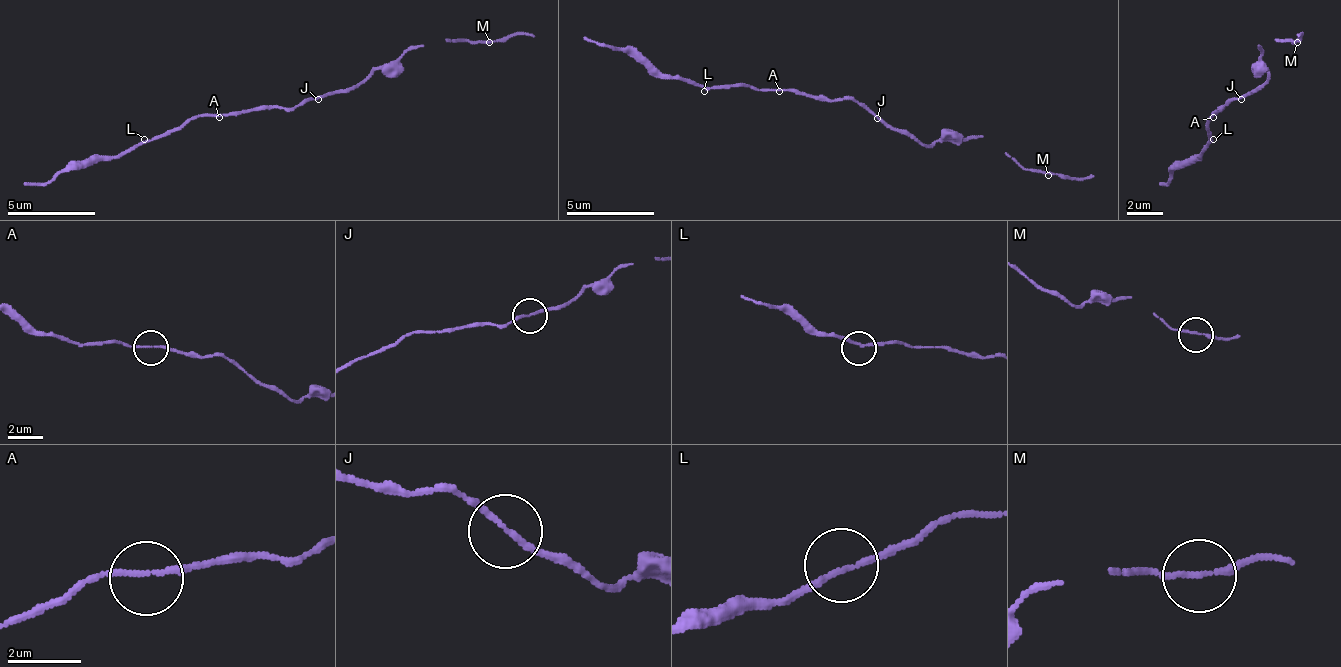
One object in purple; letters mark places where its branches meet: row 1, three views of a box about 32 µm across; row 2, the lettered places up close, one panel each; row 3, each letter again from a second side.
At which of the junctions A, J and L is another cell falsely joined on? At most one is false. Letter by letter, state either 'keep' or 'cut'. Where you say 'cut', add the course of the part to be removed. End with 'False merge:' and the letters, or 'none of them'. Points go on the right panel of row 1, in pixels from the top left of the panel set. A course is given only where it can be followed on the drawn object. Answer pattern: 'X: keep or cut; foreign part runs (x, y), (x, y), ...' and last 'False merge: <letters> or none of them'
A: keep
J: keep
L: keep
False merge: none of them

